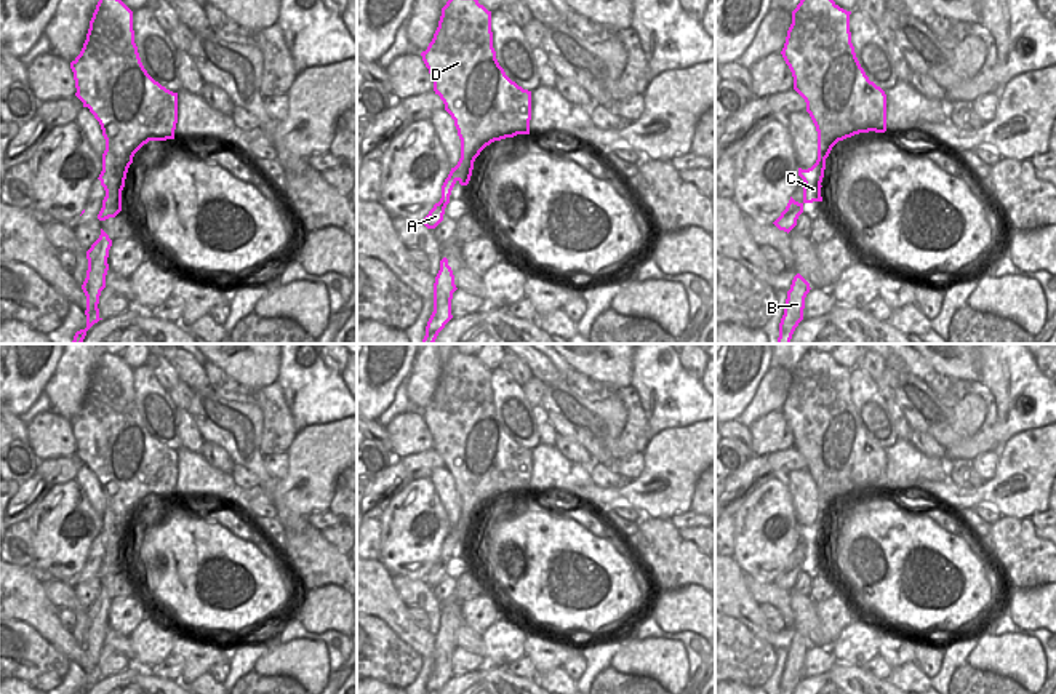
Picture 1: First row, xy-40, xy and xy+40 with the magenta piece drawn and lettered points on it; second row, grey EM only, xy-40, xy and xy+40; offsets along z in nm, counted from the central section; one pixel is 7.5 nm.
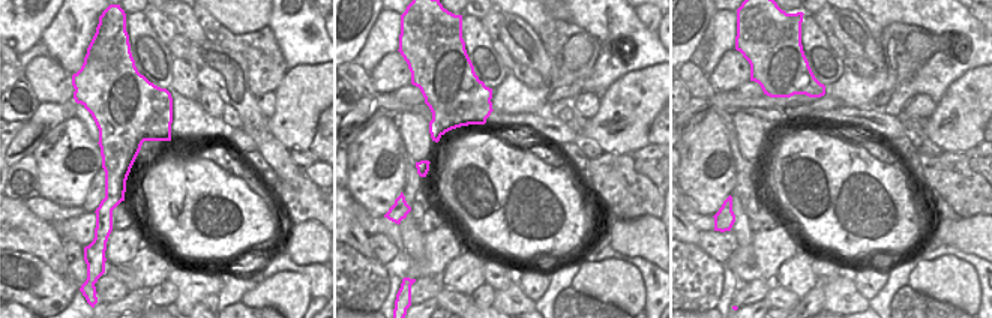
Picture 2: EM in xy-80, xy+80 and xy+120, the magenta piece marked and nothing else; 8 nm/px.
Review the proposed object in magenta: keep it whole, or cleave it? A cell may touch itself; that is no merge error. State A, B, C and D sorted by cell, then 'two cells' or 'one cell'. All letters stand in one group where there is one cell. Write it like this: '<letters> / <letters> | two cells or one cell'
A / B C D | two cells

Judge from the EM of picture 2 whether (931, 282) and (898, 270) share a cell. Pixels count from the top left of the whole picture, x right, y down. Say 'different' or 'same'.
different

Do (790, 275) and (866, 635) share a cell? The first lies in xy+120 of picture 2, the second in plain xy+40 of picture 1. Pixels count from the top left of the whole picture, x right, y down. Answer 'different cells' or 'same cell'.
same cell

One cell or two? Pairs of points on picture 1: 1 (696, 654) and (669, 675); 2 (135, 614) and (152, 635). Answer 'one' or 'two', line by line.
1: two
2: two

